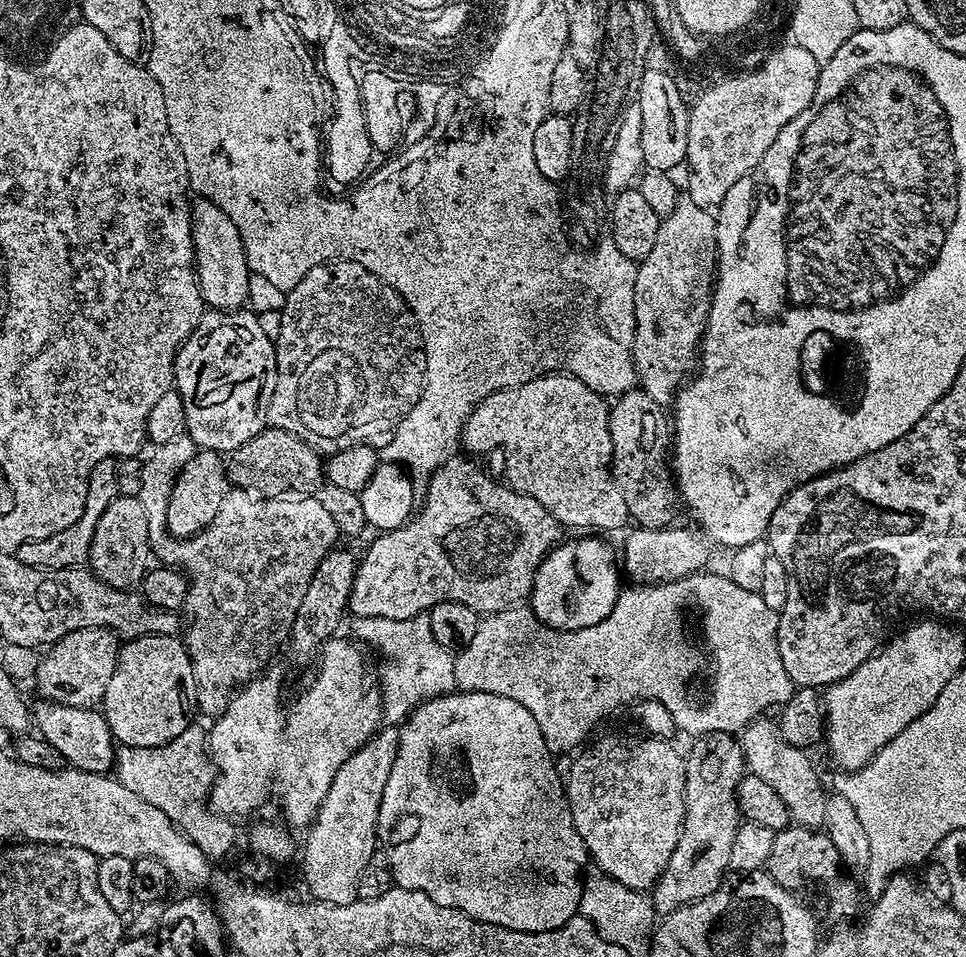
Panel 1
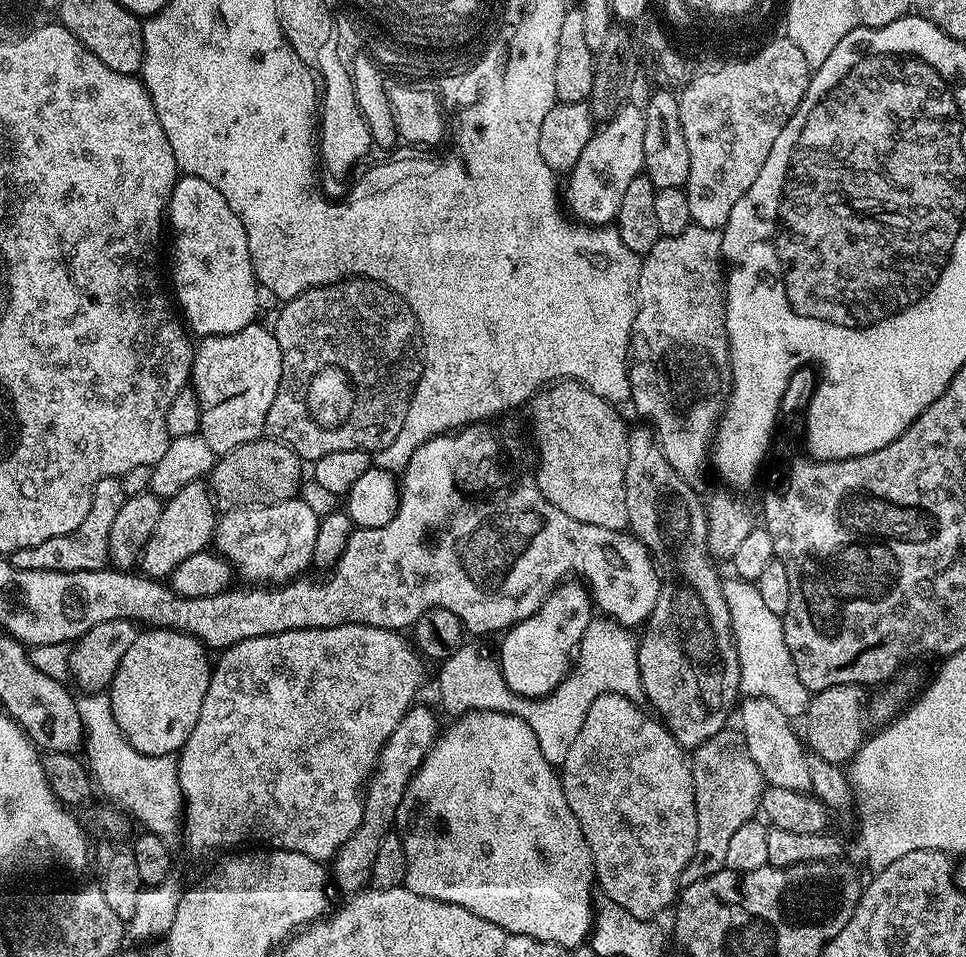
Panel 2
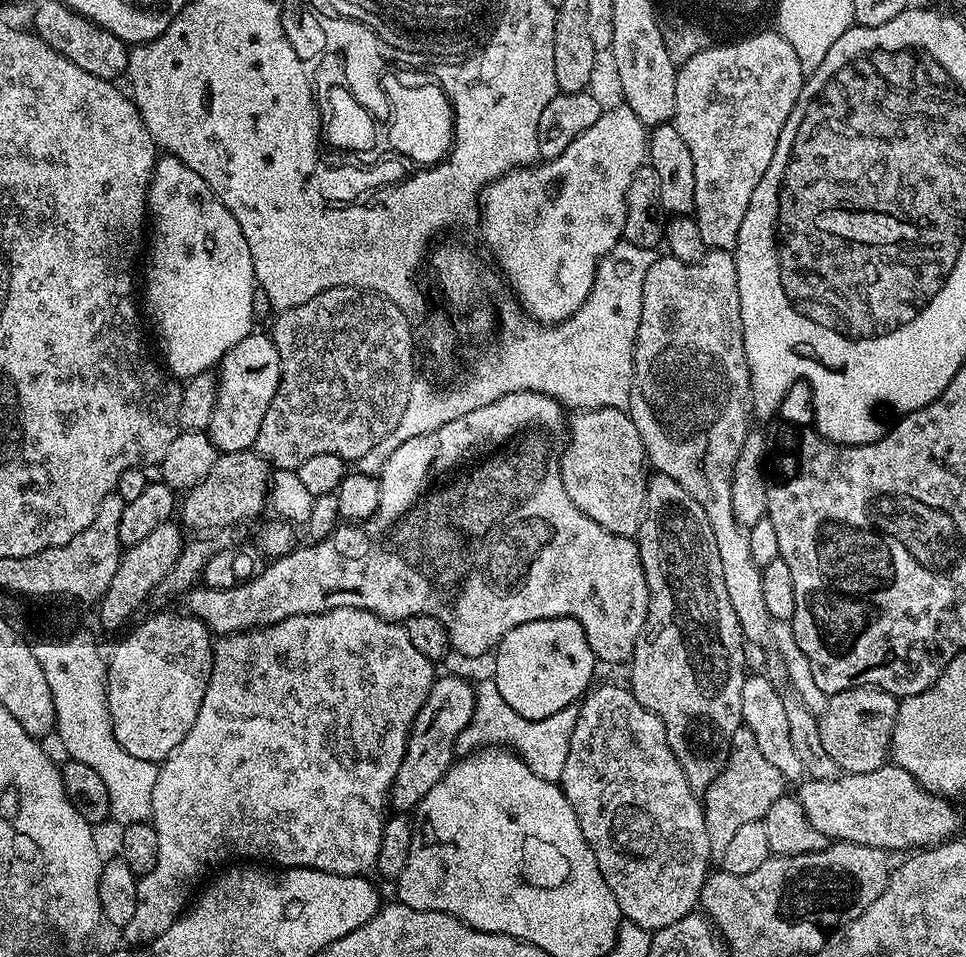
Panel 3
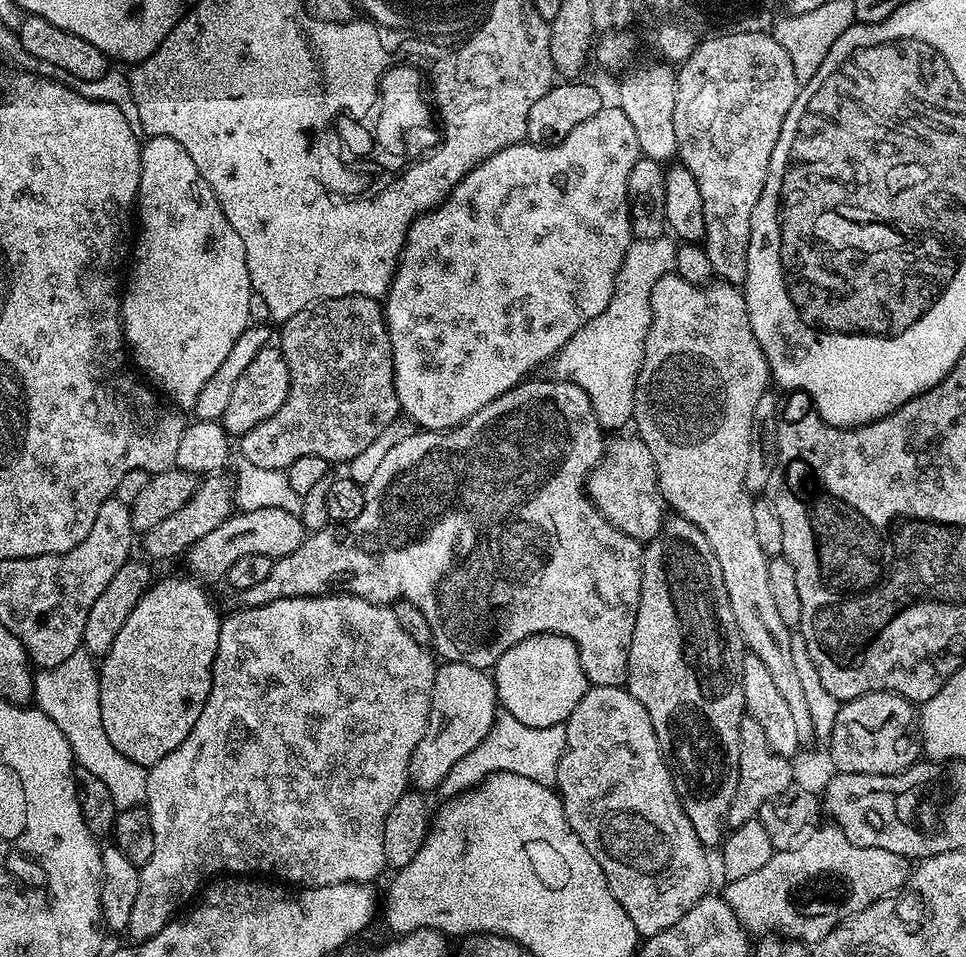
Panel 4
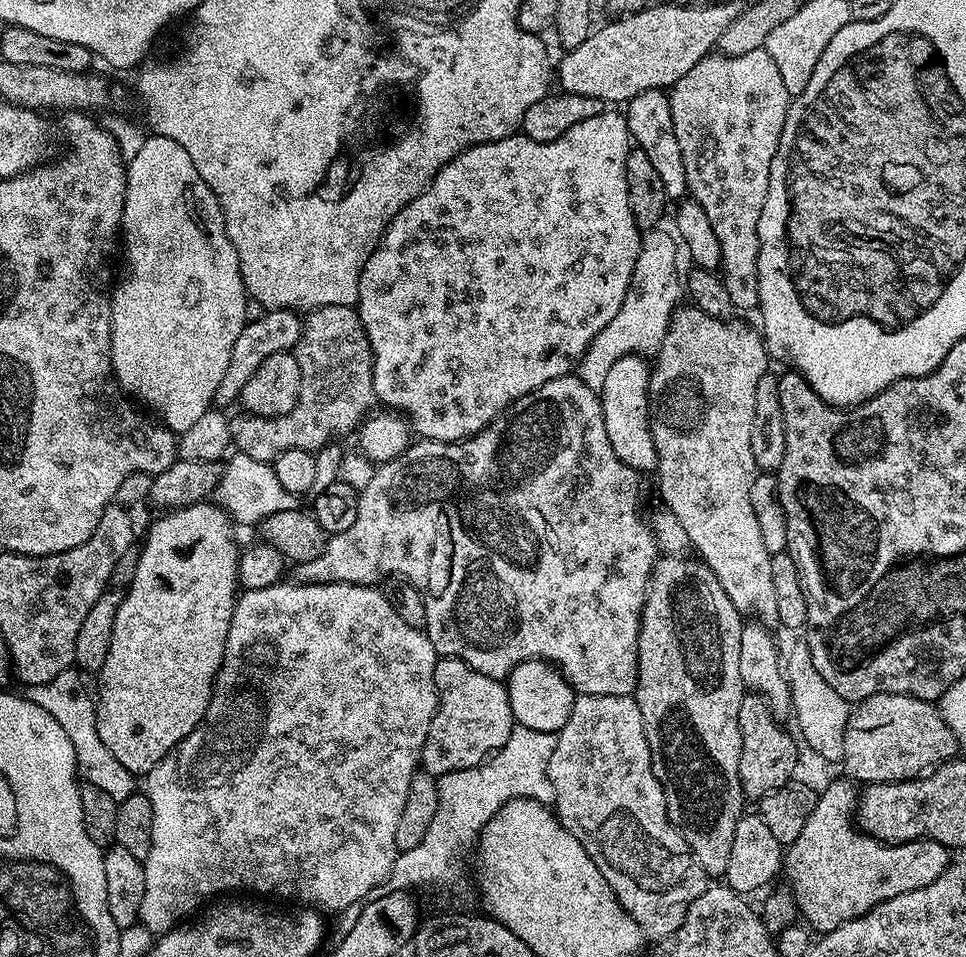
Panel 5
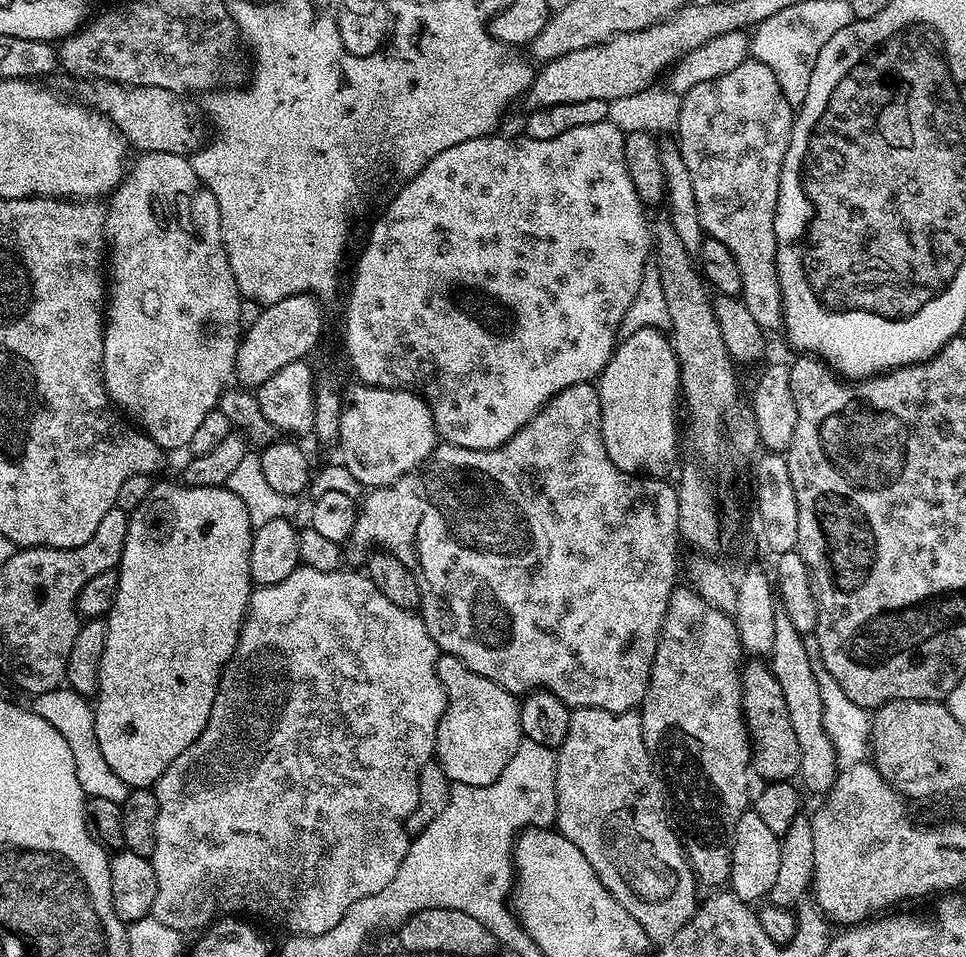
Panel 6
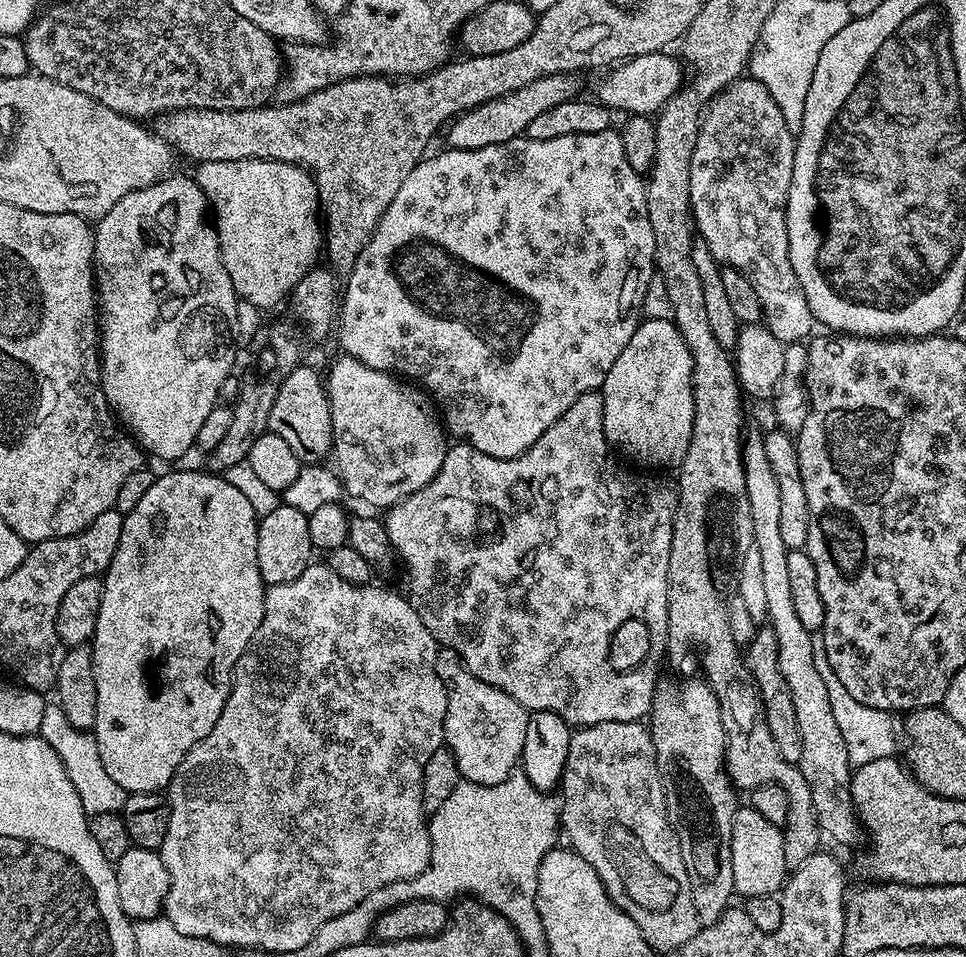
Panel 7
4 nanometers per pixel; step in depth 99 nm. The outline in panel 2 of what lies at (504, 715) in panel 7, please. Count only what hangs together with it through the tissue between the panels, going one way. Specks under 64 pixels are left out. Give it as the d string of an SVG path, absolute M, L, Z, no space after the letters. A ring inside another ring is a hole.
M417 702L408 709L402 722L398 722L394 734L390 734L386 746L380 751L376 770L366 785L362 822L330 861L331 879L335 887L337 884L342 891L348 892L344 894L355 894L369 887L374 858L378 855L378 842L382 842L386 832L393 831L398 806L406 794L406 786L428 757L428 751L435 744L437 735L435 714L423 702Z

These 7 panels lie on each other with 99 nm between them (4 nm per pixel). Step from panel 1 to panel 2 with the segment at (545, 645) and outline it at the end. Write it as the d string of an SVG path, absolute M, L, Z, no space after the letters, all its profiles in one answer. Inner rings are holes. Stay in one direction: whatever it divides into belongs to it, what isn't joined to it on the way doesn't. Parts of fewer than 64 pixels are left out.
M725 579L723 586L726 606L730 610L732 637L738 650L741 693L745 697L765 696L778 706L778 710L782 710L782 714L790 718L803 717L810 693L806 686L802 686L798 670L794 670L794 658L790 658L790 646L786 646L782 617L767 608L753 581L731 579ZM608 618L593 619L591 626L580 640L580 646L574 656L574 667L569 671L568 677L561 682L551 694L543 698L525 698L514 694L510 686L506 686L506 678L502 678L502 670L497 657L488 652L483 652L476 642L466 642L454 653L446 657L439 665L440 692L448 699L448 708L452 714L465 712L505 712L522 718L534 730L538 738L538 746L542 746L542 754L546 762L553 766L563 765L566 754L570 754L570 746L574 738L578 738L578 730L582 730L582 722L586 722L586 710L598 698L607 692L617 692L629 698L641 695L640 671L638 670L637 637L631 636L629 629L623 624L617 624Z

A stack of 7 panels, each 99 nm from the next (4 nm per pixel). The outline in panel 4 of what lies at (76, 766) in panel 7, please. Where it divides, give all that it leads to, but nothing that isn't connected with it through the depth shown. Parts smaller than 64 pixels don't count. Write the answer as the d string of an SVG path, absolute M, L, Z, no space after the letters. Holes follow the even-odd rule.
M78 651L70 654L66 662L53 668L41 668L35 673L32 681L32 700L35 707L46 714L66 734L66 742L70 742L73 761L79 767L90 770L94 778L98 778L110 789L110 798L114 798L114 806L135 808L146 800L146 768L138 762L130 762L126 754L118 754L114 746L110 746L110 738L106 738L106 730L102 730L102 710L100 709L100 674L97 661L91 652Z

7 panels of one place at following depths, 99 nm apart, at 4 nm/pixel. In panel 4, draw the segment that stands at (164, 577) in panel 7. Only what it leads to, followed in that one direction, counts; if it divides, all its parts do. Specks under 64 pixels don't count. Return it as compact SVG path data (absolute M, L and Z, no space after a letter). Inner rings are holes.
M168 576L157 584L155 581L142 594L98 668L102 730L106 730L106 738L110 738L110 746L114 746L118 754L126 754L130 762L145 766L166 758L166 754L194 730L194 722L198 722L198 714L202 714L202 706L206 706L212 685L212 663L218 650L222 616L216 613L205 585L181 576Z

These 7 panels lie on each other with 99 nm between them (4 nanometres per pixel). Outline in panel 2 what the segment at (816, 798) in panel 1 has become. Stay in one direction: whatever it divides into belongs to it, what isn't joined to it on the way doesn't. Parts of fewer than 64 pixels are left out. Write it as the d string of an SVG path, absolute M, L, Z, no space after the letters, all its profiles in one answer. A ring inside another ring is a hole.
M765 696L747 697L739 705L738 716L739 712L738 728L746 738L746 750L750 750L750 758L754 758L765 781L771 786L782 786L782 790L809 791L812 787L809 755L797 729L796 732L792 729L793 721L790 717L782 714L782 710L778 710L778 706L774 706L774 702Z

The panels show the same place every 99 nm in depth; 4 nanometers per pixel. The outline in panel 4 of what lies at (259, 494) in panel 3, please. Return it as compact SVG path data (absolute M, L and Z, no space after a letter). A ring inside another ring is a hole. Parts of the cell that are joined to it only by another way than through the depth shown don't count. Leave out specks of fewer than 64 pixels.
M224 474L205 475L197 483L194 494L188 499L186 506L182 506L182 510L170 514L170 518L158 522L158 526L150 526L150 530L143 532L144 552L149 556L147 559L172 560L175 556L183 557L186 549L194 542L198 542L202 534L210 534L214 526L222 526L222 522L226 522L233 512L233 485L229 477L224 477Z

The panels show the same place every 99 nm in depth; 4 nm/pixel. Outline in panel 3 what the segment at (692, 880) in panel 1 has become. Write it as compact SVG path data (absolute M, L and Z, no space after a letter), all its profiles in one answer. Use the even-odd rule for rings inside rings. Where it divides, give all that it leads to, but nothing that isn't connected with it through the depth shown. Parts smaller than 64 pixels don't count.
M742 726L734 730L730 748L724 767L712 779L712 785L702 793L706 838L716 858L726 850L730 838L734 838L735 832L743 824L763 820L766 810L770 810L770 806L774 806L774 802L778 802L778 798L786 792L784 776L778 774L778 769L762 754L762 750L758 750L758 741L749 728Z

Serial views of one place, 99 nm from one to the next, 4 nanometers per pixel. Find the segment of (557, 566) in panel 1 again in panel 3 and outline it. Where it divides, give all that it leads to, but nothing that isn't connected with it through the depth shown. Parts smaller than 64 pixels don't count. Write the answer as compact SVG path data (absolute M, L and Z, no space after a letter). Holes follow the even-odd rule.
M559 616L549 620L526 622L507 632L494 649L496 656L496 673L494 679L498 694L506 698L506 706L514 714L522 714L527 720L541 720L558 714L558 710L573 707L593 687L592 675L596 672L598 661L582 626L574 618Z

